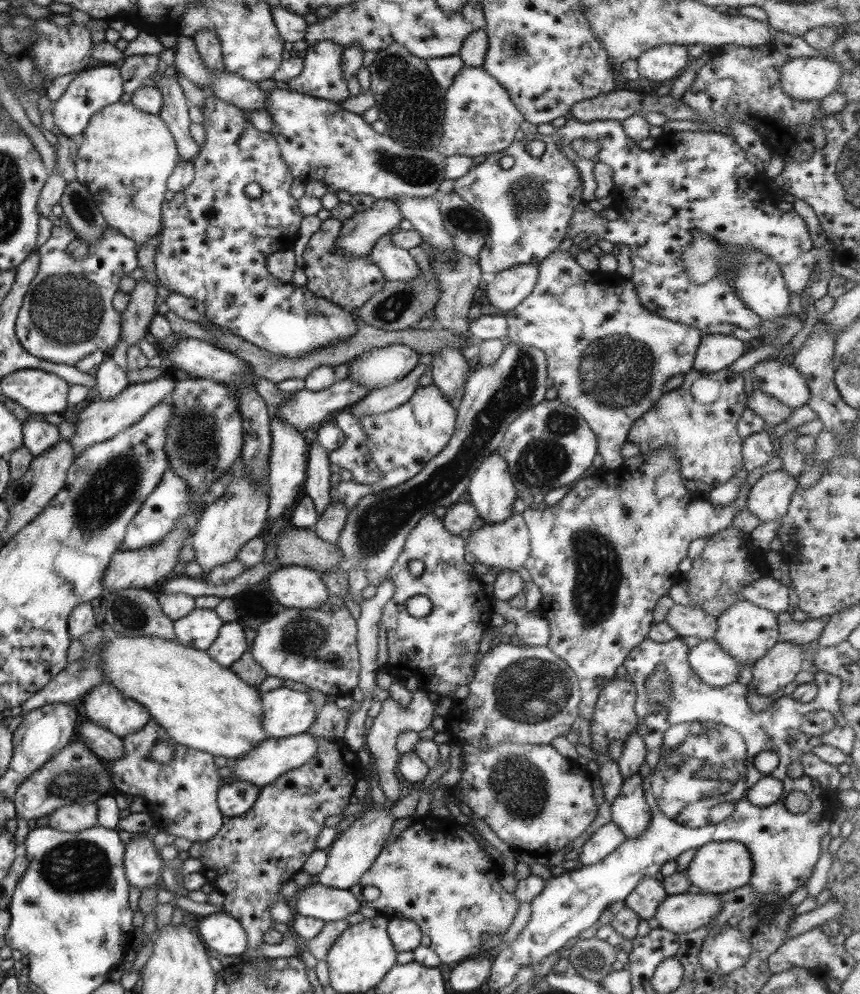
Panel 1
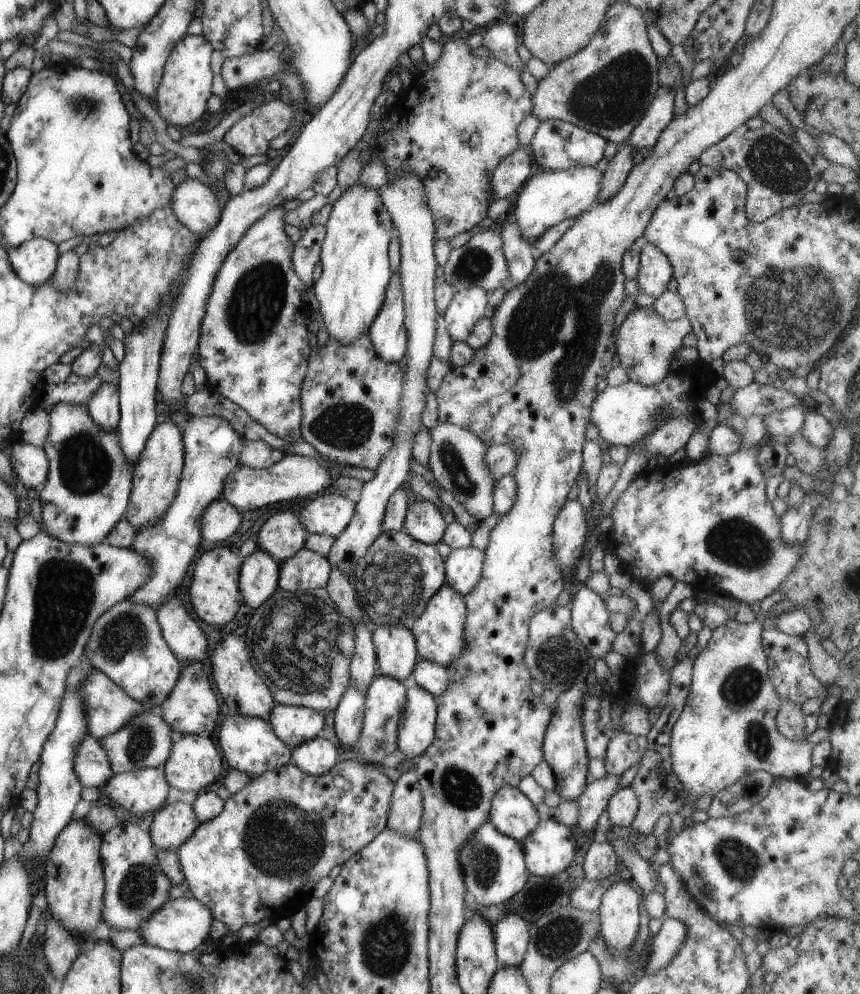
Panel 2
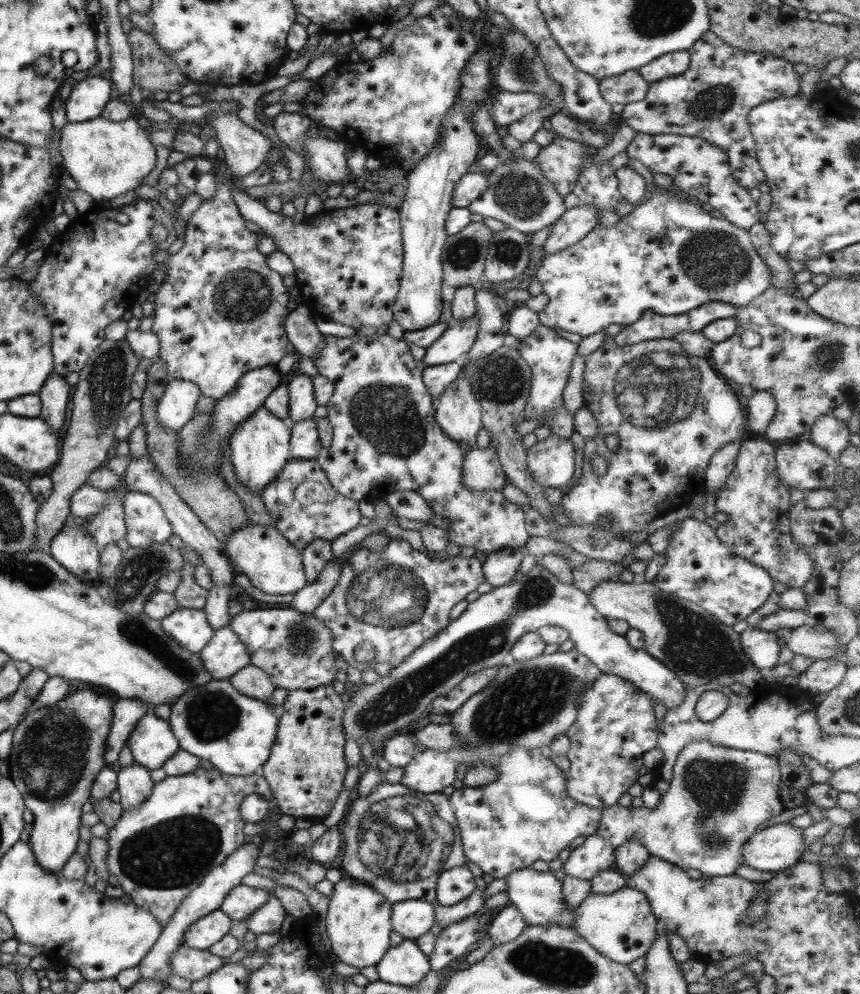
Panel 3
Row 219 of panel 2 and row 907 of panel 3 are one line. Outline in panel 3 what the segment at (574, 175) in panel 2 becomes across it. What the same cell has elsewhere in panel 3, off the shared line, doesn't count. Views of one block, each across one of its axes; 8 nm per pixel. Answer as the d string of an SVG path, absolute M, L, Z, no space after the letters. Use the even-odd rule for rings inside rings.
M519 868L509 872L505 876L508 903L513 905L523 916L524 922L529 926L543 924L563 924L573 929L570 912L563 910L563 893L561 893L561 881L555 879L551 871L535 871L533 869Z

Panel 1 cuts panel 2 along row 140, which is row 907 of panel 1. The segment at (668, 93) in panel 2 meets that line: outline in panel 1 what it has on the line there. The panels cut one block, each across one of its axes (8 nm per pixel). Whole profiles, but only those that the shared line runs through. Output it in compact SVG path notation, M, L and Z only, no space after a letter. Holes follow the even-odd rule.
M643 877L625 897L624 906L630 908L640 919L653 916L657 905L667 896L662 884L649 877Z

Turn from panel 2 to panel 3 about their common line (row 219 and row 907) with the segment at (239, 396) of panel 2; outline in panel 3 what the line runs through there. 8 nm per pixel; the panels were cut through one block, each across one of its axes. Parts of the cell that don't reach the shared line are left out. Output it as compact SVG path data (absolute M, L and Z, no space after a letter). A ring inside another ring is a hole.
M267 891L267 900L255 912L251 912L245 918L246 928L254 935L272 934L280 928L281 922L286 916L281 902L273 896L273 892Z

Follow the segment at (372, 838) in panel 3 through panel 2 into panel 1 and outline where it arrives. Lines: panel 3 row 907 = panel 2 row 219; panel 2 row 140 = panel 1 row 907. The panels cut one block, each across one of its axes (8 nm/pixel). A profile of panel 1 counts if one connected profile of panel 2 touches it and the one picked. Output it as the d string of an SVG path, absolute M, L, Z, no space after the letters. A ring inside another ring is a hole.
M426 815L414 820L394 841L382 848L367 872L364 872L349 890L360 905L373 908L378 915L388 920L412 920L419 927L419 931L429 937L431 942L428 948L435 952L442 964L457 964L469 956L491 954L511 926L518 902L512 893L505 892L498 883L497 878L501 871L501 865L487 857L485 851L461 825L449 817L443 820ZM365 886L375 886L379 890L377 899L364 900L361 890Z

